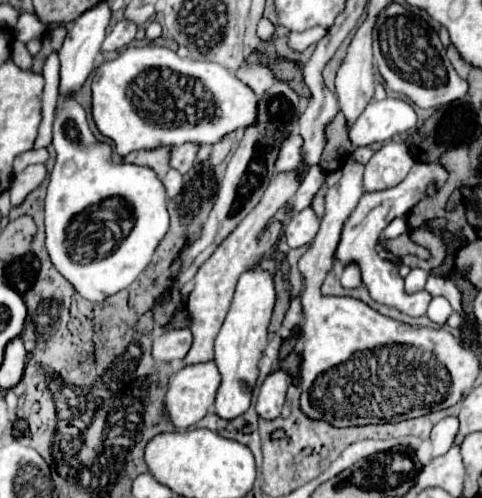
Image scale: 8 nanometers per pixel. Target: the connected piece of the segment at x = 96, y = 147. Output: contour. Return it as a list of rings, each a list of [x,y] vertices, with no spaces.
[[[73,98],[59,100],[59,104],[55,108],[53,142],[51,144],[53,144],[55,152],[57,152],[57,162],[55,162],[55,168],[51,170],[51,182],[49,182],[47,198],[45,198],[45,232],[47,232],[47,240],[45,242],[47,242],[47,250],[49,250],[49,256],[51,256],[53,266],[73,284],[73,288],[83,298],[87,298],[91,302],[103,302],[107,296],[125,290],[145,270],[145,266],[151,262],[151,256],[153,256],[157,244],[167,234],[167,230],[169,230],[169,214],[167,214],[167,208],[165,208],[165,190],[163,190],[161,180],[155,176],[155,172],[151,168],[143,168],[143,166],[135,166],[135,164],[115,164],[111,160],[111,148],[95,140],[95,136],[89,130],[89,124],[87,124],[87,116],[83,112],[83,106],[77,100],[73,100]]]

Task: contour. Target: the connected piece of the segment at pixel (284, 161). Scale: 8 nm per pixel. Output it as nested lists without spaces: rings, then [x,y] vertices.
[[[289,134],[289,138],[285,138],[285,142],[281,142],[281,150],[277,154],[277,162],[275,162],[275,172],[277,174],[287,174],[287,172],[295,172],[297,178],[303,182],[309,168],[301,168],[305,158],[305,152],[301,150],[301,136],[299,134]]]

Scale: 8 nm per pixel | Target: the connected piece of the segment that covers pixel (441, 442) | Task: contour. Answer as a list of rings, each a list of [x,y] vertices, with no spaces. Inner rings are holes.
[[[449,416],[437,423],[434,426],[431,434],[431,444],[433,444],[433,450],[431,450],[431,456],[441,456],[449,450],[449,446],[453,444],[453,438],[457,434],[459,429],[459,420],[457,417]]]

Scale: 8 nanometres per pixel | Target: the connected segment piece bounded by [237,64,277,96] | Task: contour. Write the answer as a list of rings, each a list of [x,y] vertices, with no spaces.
[[[261,64],[241,68],[241,70],[237,70],[237,76],[241,82],[245,82],[249,88],[253,88],[257,96],[261,96],[269,86],[273,86],[273,82],[277,82],[275,74],[267,66],[261,66]]]

